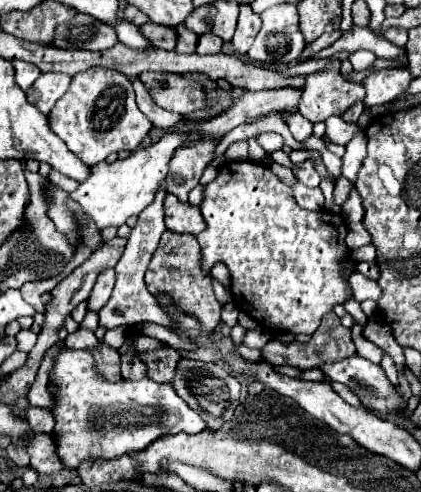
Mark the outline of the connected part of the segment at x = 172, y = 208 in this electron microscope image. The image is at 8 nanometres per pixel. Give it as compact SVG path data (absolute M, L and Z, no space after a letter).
M171 193L165 197L165 225L169 231L191 235L199 235L205 229L205 221L199 207L181 203Z

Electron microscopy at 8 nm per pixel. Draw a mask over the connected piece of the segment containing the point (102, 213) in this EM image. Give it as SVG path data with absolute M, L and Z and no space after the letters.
M173 131L167 133L161 141L151 143L149 147L141 147L133 151L127 159L117 159L113 163L99 163L91 169L91 175L85 183L81 183L69 197L79 203L83 217L89 217L99 231L105 227L121 227L131 215L139 215L147 203L155 197L155 191L161 187L167 175L169 159L177 147L185 143L189 133Z

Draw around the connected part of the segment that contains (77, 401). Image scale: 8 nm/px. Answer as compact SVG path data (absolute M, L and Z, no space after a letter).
M63 347L49 371L49 385L55 387L51 393L53 405L49 407L55 417L53 433L57 435L57 455L65 469L79 469L83 461L95 461L95 459L117 459L121 455L139 453L147 449L149 443L163 435L175 435L175 433L199 433L203 431L205 423L203 419L187 407L187 403L175 393L171 385L155 383L147 377L139 381L131 379L119 379L109 381L103 375L97 373L97 363L93 355L87 349L67 349Z

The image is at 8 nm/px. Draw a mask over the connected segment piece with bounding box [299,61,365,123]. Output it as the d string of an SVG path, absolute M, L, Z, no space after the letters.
M331 61L325 69L307 77L299 111L311 123L325 121L331 115L341 115L353 103L363 101L365 87L347 81L339 71L341 61Z

